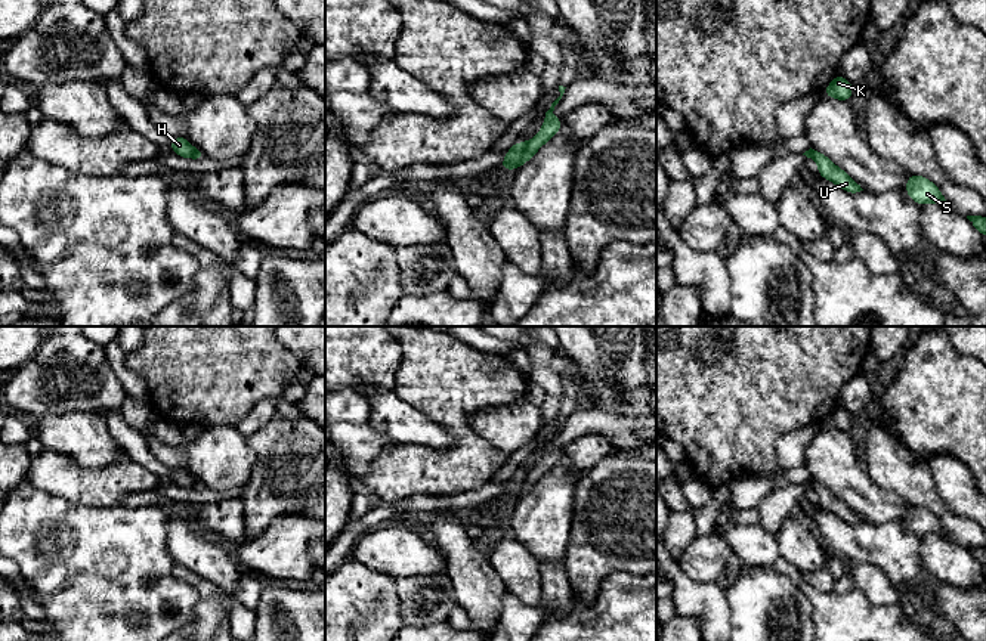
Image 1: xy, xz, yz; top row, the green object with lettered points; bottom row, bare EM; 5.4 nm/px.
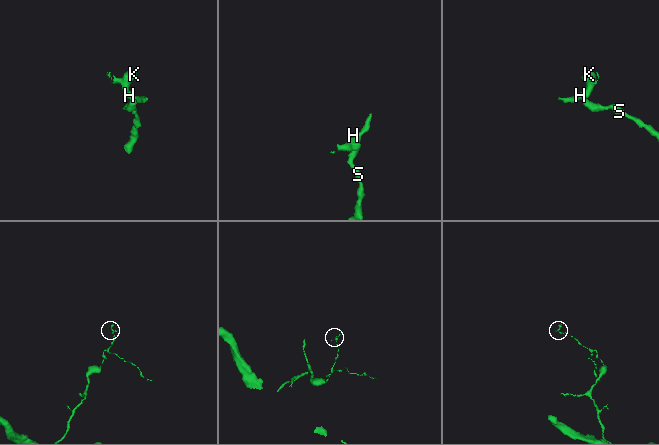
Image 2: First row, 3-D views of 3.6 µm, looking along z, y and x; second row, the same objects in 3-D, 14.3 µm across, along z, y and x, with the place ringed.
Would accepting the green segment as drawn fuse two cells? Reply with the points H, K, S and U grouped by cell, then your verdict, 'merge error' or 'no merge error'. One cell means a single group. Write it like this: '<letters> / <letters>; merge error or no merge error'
H K / S U; merge error

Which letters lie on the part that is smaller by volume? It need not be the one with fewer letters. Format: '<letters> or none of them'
H, K

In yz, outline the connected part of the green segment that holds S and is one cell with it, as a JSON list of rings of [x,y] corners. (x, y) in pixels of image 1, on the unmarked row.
[[[911,505],[906,513],[906,524],[918,535],[939,533],[951,536],[940,524],[939,518],[928,510],[917,505]]]

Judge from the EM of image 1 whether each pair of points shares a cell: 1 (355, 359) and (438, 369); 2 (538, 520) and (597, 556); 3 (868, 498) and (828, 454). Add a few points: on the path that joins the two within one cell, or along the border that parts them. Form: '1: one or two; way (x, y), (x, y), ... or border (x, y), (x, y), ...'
1: two; border (399, 341), (401, 364), (392, 389)
2: two; border (574, 504), (571, 535), (563, 561)
3: one; way (858, 488), (834, 464)

